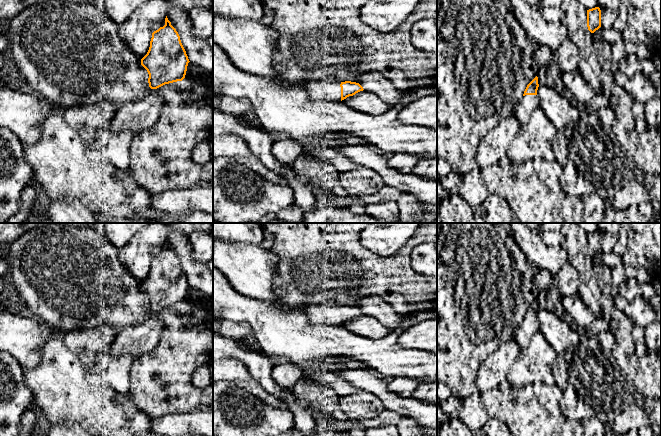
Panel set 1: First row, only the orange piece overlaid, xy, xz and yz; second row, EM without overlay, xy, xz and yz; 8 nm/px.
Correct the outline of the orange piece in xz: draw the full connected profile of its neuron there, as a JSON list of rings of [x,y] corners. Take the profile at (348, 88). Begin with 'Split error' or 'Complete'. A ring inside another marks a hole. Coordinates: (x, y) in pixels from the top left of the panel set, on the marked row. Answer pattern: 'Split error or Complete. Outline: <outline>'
Split error. Outline: [[[328,77],[323,80],[312,80],[302,84],[303,89],[313,100],[342,101],[349,96],[363,91],[363,87],[356,82],[340,82],[335,78]]]

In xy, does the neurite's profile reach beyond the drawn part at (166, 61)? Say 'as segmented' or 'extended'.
as segmented

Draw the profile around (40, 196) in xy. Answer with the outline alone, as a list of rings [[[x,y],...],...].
[[[34,175],[32,177],[32,186],[36,188],[36,197],[35,197],[35,200],[36,201],[41,201],[42,203],[45,203],[45,204],[48,204],[49,200],[48,200],[48,198],[46,197],[46,195],[44,194],[44,192],[41,189],[42,184],[40,184],[36,180],[36,178],[35,178]]]

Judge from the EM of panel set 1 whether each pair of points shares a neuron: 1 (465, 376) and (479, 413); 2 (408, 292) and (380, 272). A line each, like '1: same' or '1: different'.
1: different
2: same

